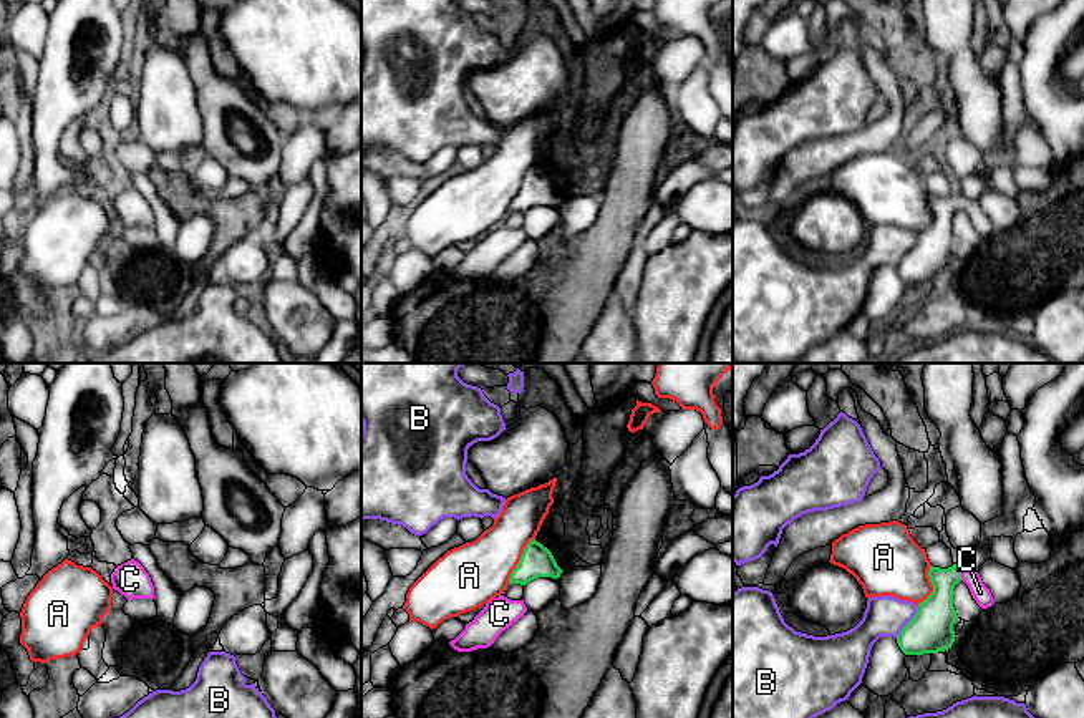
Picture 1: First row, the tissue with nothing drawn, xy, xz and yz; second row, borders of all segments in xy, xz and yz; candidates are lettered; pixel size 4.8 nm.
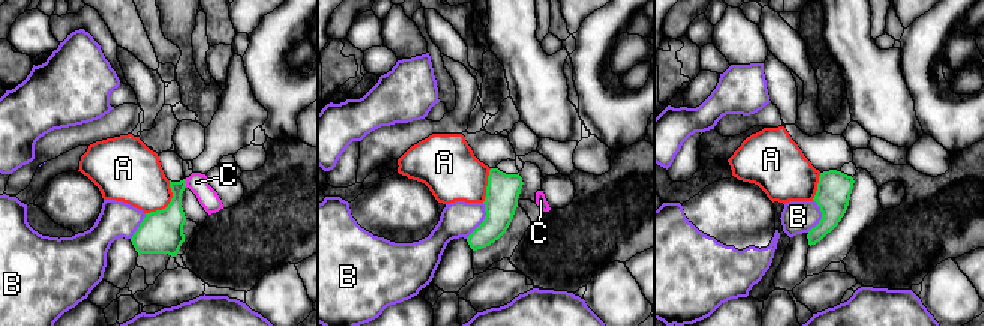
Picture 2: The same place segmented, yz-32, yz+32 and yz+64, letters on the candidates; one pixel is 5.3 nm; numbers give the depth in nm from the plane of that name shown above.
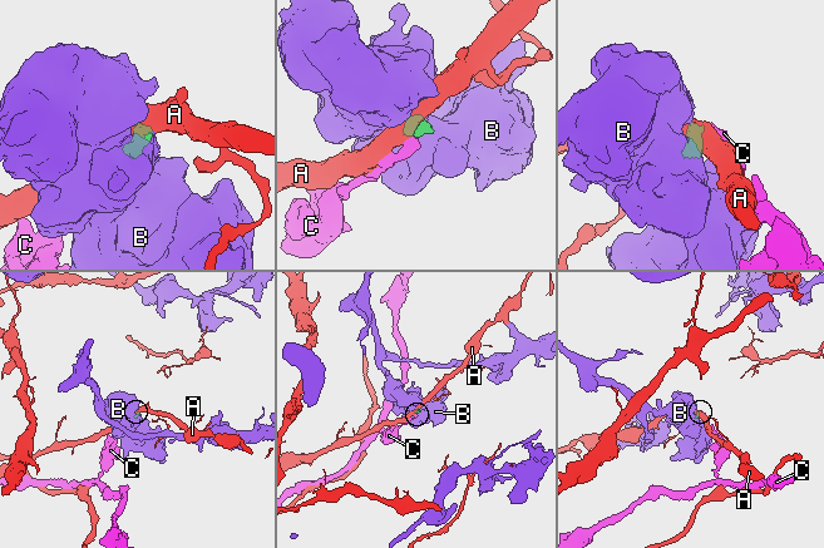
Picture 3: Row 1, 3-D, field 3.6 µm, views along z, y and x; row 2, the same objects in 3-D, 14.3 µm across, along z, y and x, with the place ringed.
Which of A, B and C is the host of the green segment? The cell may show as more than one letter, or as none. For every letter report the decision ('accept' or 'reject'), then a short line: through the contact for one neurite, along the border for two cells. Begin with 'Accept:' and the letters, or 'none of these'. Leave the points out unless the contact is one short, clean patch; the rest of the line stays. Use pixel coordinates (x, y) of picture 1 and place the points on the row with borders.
Accept: C
A: reject
B: reject | yz (917, 606), (912, 619), (895, 637)
C: accept | yz (935, 616), (942, 591), (960, 574), (980, 592)

